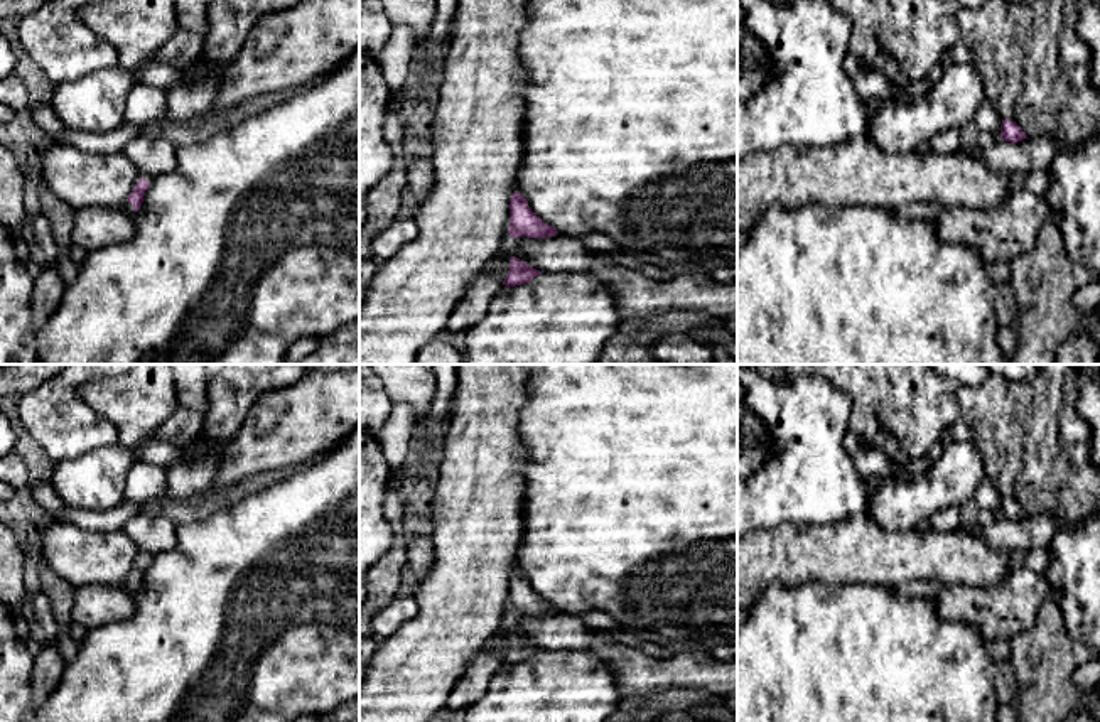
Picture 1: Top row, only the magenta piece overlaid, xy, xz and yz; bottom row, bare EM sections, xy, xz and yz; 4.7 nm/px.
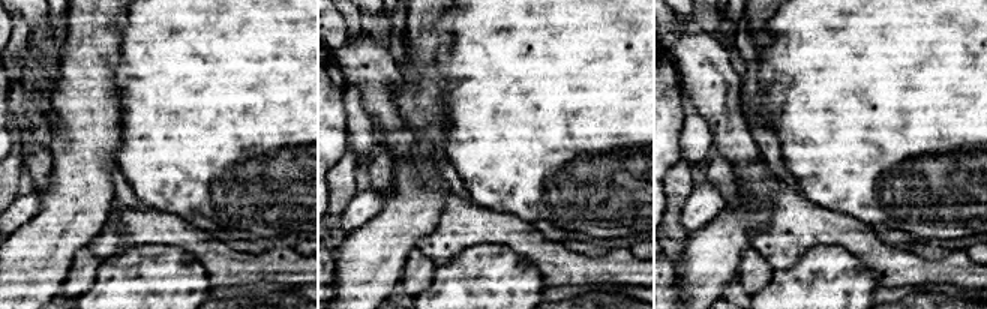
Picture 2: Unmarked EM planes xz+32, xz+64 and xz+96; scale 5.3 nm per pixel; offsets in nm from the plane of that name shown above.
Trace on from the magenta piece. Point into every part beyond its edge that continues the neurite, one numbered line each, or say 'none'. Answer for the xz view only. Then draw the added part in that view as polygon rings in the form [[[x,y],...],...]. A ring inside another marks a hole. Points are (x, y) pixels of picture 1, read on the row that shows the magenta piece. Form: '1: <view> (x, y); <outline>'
none

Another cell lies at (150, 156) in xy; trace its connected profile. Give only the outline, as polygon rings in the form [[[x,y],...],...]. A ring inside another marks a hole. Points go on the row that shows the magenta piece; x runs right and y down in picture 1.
[[[135,137],[123,147],[121,154],[147,180],[172,170],[177,164],[175,147],[169,140],[157,137]]]

